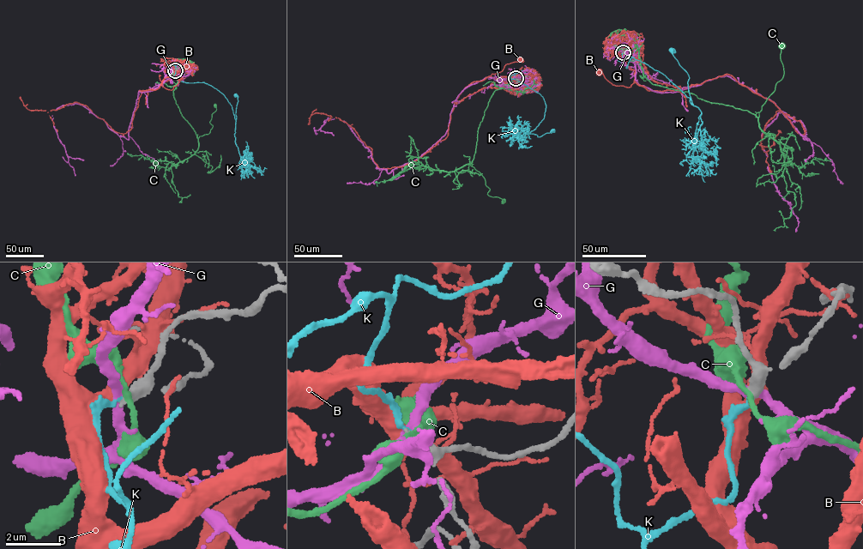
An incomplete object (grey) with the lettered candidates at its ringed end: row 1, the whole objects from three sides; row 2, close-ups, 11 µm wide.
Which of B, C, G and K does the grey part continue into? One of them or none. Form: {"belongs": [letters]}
{"belongs": ["K"]}

